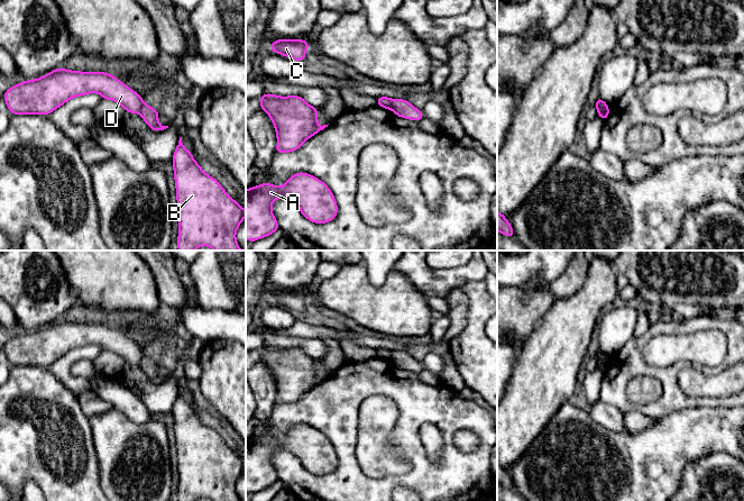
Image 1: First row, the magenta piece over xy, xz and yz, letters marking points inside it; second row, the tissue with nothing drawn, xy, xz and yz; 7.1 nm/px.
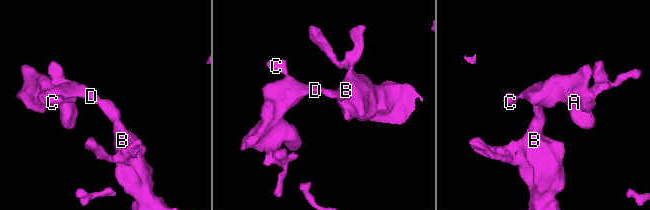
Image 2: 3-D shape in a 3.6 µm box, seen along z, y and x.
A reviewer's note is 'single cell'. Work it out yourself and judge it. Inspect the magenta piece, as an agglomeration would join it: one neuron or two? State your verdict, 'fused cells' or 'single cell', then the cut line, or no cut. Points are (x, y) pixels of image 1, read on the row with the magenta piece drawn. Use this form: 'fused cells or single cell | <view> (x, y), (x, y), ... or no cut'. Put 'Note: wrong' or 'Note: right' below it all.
fused cells | xy (143, 102), (138, 112)
Note: wrong

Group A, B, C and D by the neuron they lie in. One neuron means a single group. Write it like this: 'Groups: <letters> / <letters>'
Groups: A C D / B

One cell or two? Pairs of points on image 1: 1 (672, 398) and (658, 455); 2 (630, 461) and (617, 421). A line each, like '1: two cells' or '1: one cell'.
1: two cells
2: two cells

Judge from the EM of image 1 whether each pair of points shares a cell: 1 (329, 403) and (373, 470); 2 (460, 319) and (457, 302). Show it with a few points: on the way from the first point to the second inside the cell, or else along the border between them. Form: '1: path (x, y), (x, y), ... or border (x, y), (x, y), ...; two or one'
1: border (357, 418), (355, 456), (361, 470); two
2: path (458, 315), (458, 307); one

